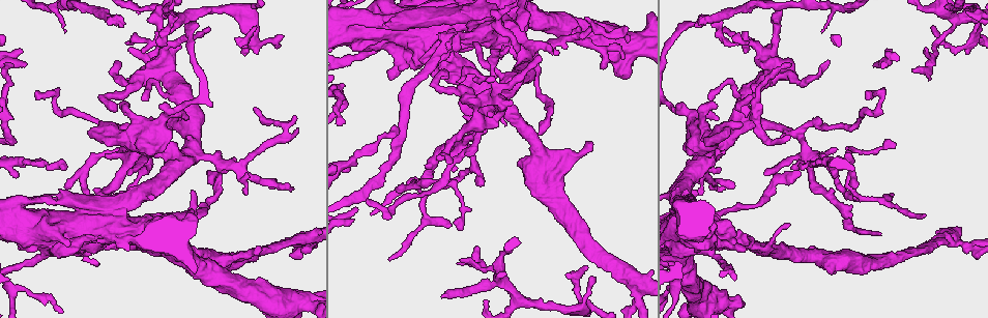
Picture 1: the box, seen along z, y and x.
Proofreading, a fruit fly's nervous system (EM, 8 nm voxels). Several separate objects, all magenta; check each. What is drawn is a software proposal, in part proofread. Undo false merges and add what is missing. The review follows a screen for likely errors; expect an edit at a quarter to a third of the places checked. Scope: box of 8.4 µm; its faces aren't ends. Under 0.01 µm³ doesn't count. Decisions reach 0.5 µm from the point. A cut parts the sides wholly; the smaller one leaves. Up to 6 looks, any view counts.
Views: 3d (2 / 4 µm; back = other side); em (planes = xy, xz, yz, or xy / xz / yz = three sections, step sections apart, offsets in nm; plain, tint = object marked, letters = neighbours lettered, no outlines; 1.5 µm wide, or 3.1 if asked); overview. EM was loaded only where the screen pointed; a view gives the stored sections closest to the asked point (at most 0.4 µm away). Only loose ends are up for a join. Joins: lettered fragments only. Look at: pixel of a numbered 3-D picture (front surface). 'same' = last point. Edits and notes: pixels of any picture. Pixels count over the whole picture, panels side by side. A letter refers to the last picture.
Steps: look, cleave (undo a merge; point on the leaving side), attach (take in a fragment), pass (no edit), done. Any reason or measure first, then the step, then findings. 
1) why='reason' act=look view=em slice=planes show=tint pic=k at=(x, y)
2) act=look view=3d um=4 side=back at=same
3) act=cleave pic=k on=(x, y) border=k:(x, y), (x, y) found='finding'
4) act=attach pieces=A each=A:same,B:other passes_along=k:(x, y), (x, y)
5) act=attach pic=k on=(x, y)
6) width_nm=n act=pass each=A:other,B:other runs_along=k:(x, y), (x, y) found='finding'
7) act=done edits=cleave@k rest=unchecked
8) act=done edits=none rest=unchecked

why='thin end' act=look view=em slice=planes show=letters pic=1 at=(538, 56)

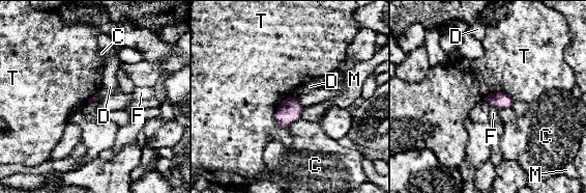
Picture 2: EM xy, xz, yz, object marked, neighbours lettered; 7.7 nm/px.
longest_contact=T:240nm act=pass each=C:other,D:other,F:other,M:other,T:other border=2:(287, 97), (275, 113), (282, 127) found='no lettered fragment goes on from it'

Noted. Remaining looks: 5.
why='thin end' act=look view=em slice=xy step=8 show=tint pic=1 at=(624, 29)

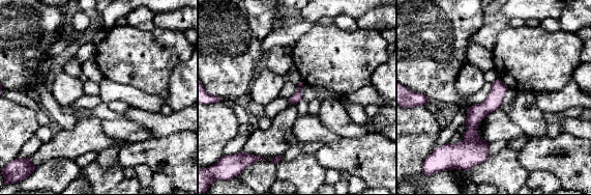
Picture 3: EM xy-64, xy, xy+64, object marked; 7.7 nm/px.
why='cut it another way' act=look view=em slice=planes show=letters at=same

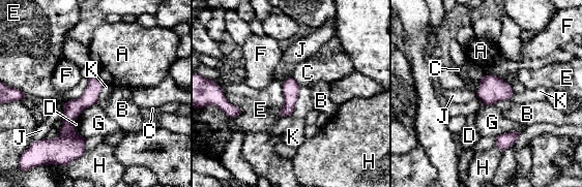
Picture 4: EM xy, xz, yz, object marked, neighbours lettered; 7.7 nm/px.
act=pass each=A:other,B:other,C:other,D:other,E:other,F:other,G:other,H:other,J:other,K:other runs_along=4:(94, 78), (68, 117), (81, 152) found='no lettered fragment goes on from it'

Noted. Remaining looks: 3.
why='a narrow waist' act=look view=em slice=planes show=letters pic=1 at=(536, 86)

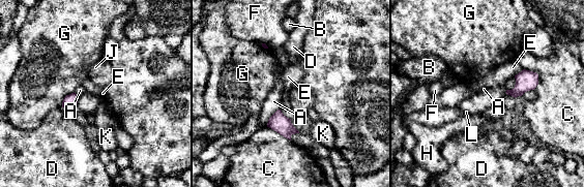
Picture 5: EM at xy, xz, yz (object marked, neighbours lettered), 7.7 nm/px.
act=pass each=A:other,B:other,C:other,D:other,E:other,F:other,G:other,H:other,J:other,K:other,L:other found='continuous, no second cell'

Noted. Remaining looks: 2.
act=done edits=none rest=unchecked

